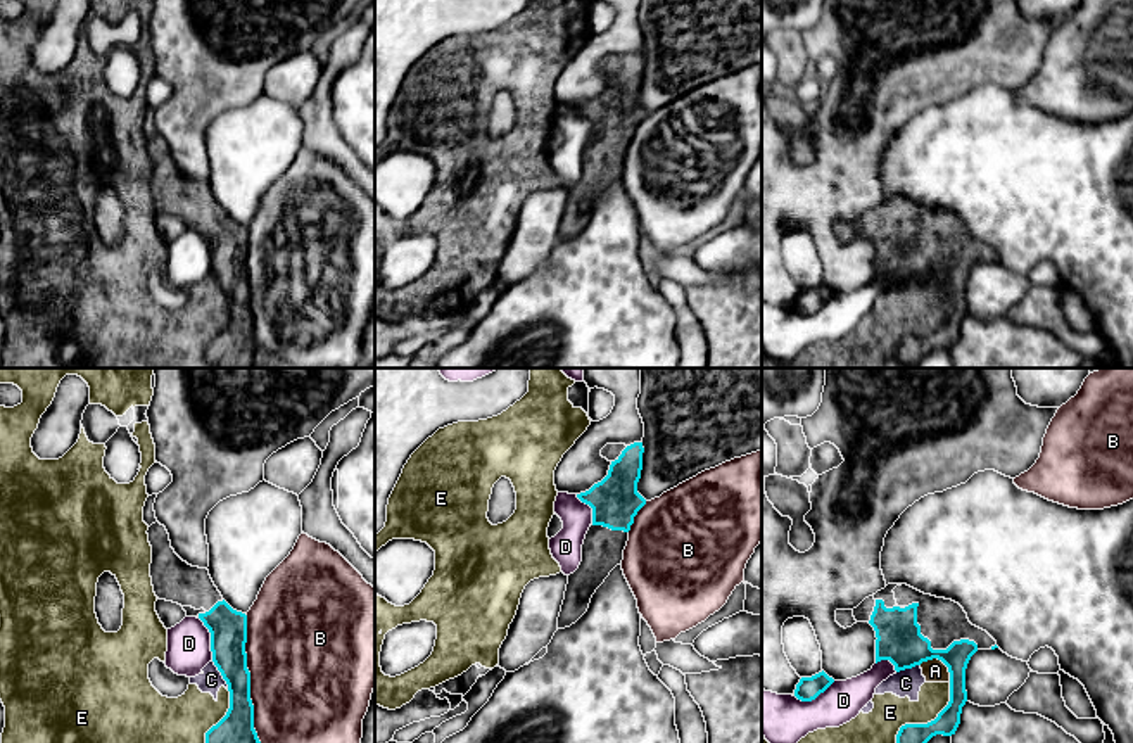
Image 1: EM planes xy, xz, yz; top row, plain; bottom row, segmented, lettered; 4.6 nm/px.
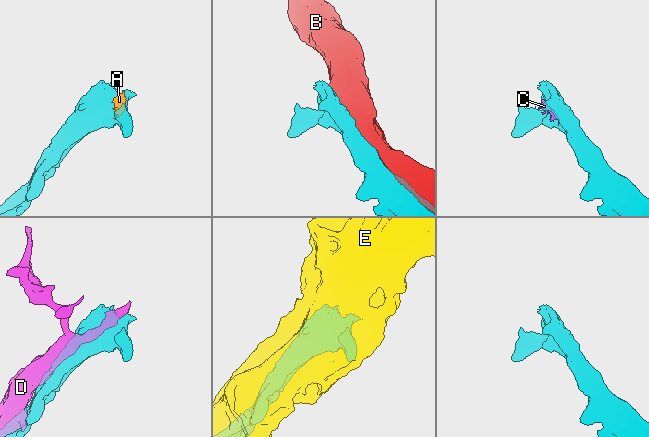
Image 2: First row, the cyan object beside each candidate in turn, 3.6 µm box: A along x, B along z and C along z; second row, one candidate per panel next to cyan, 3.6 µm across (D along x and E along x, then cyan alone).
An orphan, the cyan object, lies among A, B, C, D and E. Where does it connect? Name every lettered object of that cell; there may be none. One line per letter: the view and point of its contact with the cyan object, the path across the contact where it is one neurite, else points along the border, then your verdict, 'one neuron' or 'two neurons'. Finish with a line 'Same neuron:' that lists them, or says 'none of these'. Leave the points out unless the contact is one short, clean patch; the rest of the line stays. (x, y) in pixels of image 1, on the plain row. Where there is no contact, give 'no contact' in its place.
A: meets cyan in yz at (940, 272); two neurons
B: meets cyan in xy at (249, 292); two neurons
C: meets cyan in xy at (221, 287); two neurons
D: meets cyan in xy at (211, 251); two neurons
E: meets cyan in yz at (923, 337); two neurons
Same neuron: none of these

